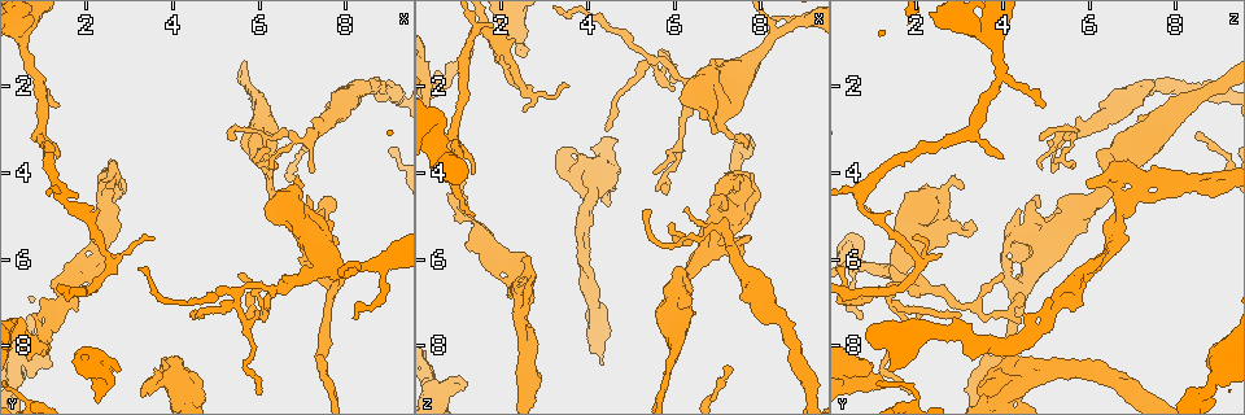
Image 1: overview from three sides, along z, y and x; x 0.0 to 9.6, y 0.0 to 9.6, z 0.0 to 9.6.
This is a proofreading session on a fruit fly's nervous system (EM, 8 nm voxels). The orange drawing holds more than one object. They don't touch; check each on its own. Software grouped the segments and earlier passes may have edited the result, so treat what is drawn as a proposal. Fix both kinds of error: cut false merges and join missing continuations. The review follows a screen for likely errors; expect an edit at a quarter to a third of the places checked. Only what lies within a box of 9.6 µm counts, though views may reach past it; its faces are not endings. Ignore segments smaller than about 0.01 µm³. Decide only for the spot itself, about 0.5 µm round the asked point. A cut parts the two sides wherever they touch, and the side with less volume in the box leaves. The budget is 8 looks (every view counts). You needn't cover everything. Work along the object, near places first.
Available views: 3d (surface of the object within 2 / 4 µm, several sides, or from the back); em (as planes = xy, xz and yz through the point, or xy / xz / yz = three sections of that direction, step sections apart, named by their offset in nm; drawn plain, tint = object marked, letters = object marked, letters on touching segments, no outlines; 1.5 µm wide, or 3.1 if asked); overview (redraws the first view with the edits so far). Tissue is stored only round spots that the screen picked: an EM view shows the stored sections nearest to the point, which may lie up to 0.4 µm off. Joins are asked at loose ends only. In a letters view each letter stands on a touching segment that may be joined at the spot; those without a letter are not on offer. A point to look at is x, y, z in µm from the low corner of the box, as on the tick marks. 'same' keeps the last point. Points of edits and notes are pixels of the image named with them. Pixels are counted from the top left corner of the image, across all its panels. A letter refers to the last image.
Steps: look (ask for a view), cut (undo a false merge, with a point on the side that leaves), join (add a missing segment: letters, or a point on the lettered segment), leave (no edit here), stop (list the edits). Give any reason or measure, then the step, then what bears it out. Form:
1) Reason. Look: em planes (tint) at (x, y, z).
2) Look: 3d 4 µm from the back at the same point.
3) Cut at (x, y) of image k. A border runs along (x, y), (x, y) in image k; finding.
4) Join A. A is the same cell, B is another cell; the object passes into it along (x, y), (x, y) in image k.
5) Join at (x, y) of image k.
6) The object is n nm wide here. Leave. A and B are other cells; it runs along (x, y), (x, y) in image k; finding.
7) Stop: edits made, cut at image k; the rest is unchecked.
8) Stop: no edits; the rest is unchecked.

Thin neck. Look: 3d 2 µm at (5.45, 6.75, 1.35).

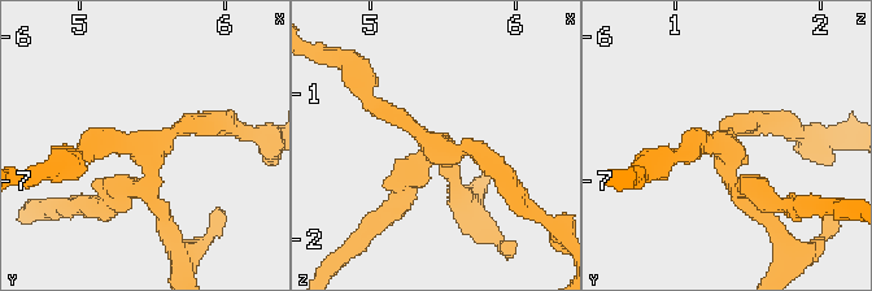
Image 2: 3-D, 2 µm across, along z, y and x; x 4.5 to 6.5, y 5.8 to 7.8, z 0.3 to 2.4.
Look: em xy step 4 (letters) at (5.50, 6.74, 1.38).

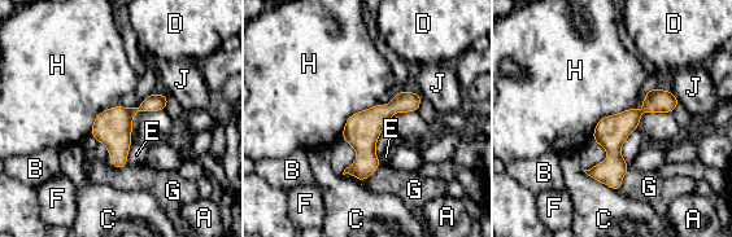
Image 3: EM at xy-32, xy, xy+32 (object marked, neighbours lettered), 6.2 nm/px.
The longest contact is with H, 500 nm. Leave. A, B, C, D, E, F, G, H and J are other cells; it runs along (667, 93), (614, 136), (617, 187) in image 3; one neuron here.

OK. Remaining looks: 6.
Sharp bend. Look: 3d 2 µm at (5.75, 8.55, 1.20).

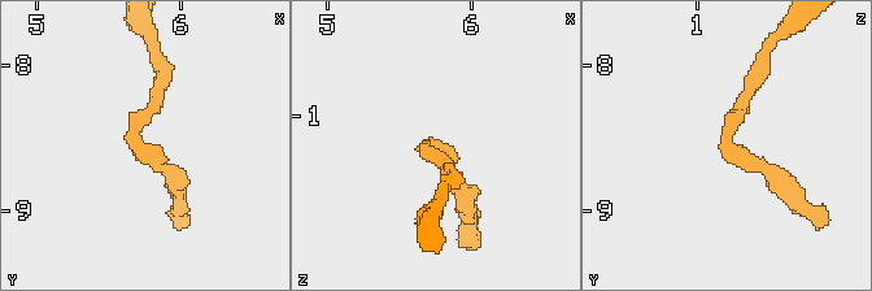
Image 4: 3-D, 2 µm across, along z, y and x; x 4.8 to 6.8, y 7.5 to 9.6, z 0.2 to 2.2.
Need the tissue. Look: em xz step 4 (tint) at (5.72, 8.56, 1.22).

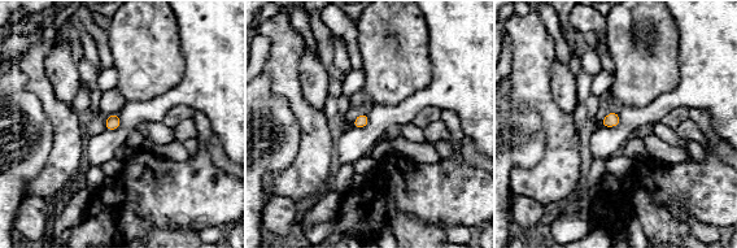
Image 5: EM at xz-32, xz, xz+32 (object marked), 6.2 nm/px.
Another direction. Look: em planes (letters) at the same point.

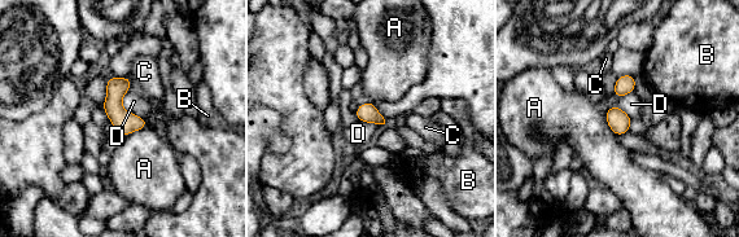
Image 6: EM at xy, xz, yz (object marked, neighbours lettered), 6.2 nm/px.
Leave. A, B, C and D are other cells; a border runs along (129, 90), (122, 106), (147, 122) in image 6; all the same neuron.

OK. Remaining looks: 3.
Calibre changes. Look: 3d 4 µm at (7.10, 5.45, 4.30).

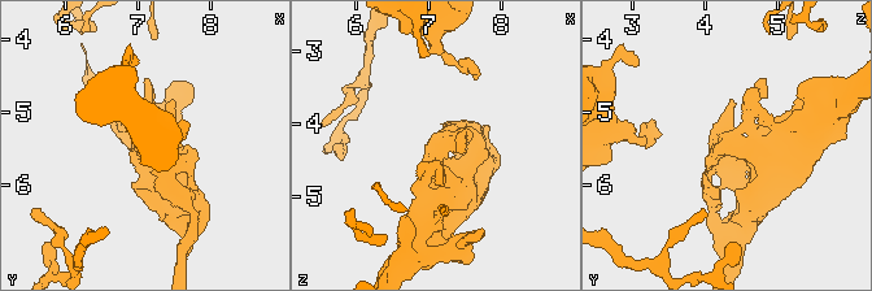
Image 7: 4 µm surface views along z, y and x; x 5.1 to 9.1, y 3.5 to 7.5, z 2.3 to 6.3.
Look: em xy step 8 (plain) at (7.10, 5.45, 4.25).

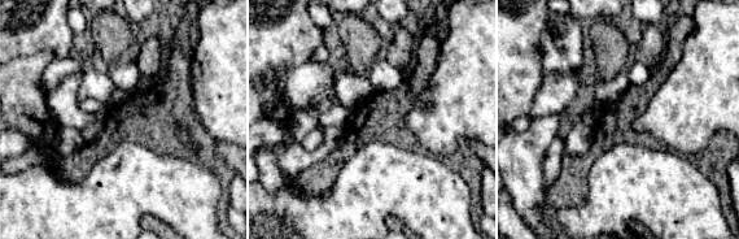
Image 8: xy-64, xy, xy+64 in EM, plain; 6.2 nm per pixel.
What lies round it. Look: em xy step 8 (letters) at the same point.

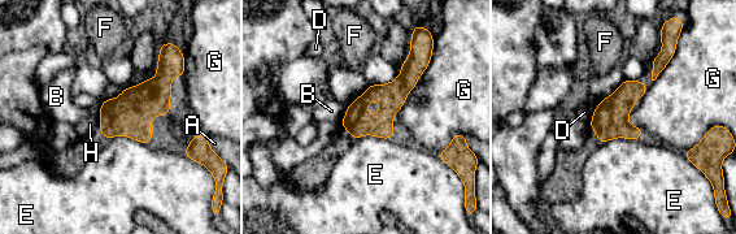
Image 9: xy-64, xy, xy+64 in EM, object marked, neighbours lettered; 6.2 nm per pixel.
The object is 180 nm wide here. Leave. A, B, D, E, F, G and H are other cells; it runs along (414, 57), (386, 112), (355, 135) in image 9; continuous, no second neuron.

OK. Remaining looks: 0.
Stop: no edits; the rest is unchecked.

